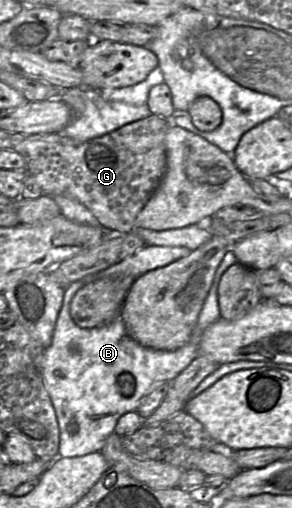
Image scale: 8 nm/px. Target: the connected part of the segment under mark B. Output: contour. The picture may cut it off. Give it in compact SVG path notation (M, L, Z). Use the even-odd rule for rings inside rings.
M145 245L119 263L75 281L65 288L52 342L44 349L42 356L43 382L55 409L60 430L59 457L83 456L99 452L107 438L115 432L117 422L122 415L136 411L140 400L154 387L162 383L171 383L196 359L203 332L221 318L218 306L218 287L221 278L230 266L237 263L237 259L232 249L225 254L216 270L189 342L174 351L141 346L128 335L120 316L103 327L91 329L78 327L70 316L72 298L85 284L102 278L132 277L136 280L148 271L165 267L190 255L191 252L185 247ZM123 372L132 374L135 379L135 391L130 397L122 396L117 387L117 377Z

